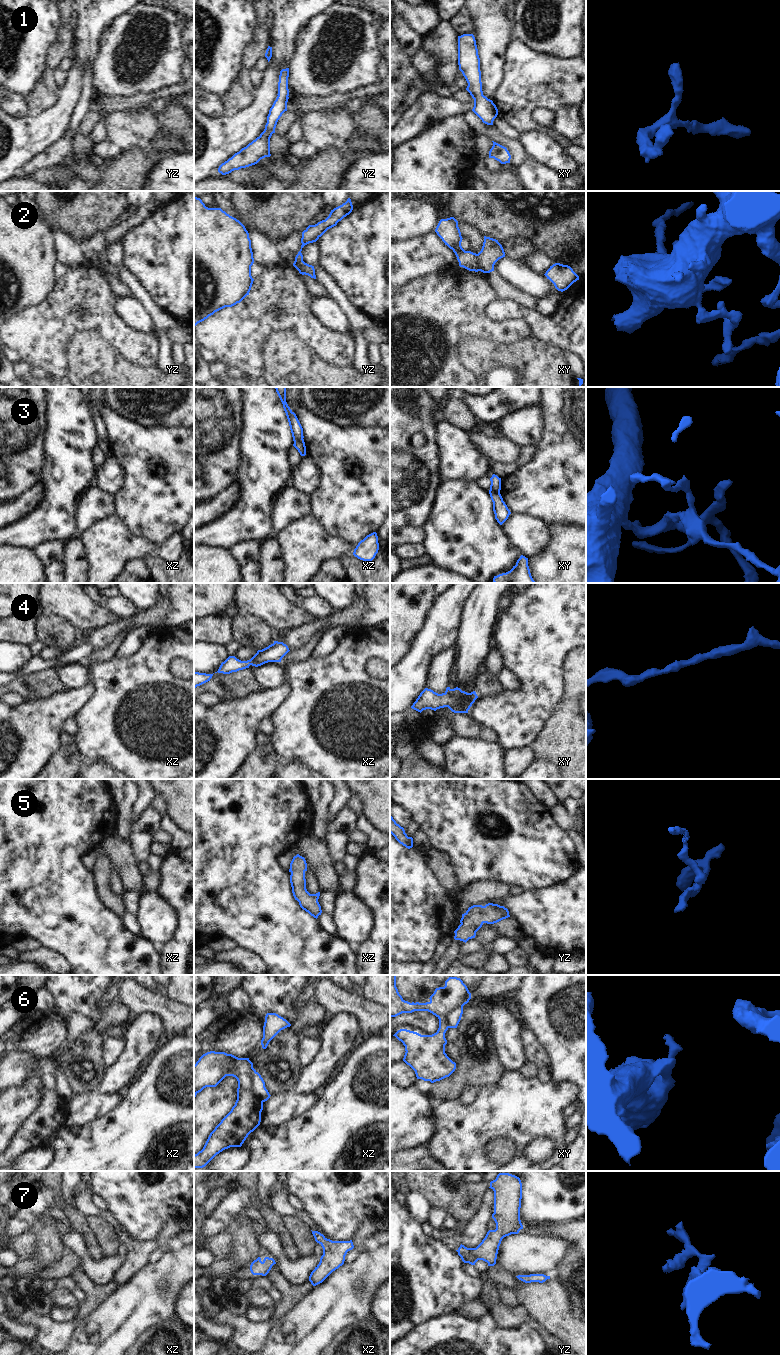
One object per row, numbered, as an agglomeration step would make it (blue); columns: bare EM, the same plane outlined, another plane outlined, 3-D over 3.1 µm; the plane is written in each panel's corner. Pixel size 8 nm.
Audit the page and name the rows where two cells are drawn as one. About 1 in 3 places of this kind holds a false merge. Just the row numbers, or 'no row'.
2, 3, 6

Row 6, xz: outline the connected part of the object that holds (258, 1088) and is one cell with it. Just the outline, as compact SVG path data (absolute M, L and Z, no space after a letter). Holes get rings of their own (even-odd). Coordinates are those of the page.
M253 1069L251 1077L251 1091L262 1102L267 1101L271 1096L265 1087L263 1078L255 1069Z

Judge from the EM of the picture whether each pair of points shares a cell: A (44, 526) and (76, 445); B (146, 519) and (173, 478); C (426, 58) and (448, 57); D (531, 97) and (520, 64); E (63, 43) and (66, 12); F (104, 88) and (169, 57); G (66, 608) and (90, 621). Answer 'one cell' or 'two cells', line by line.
A: one cell
B: one cell
C: two cells
D: one cell
E: one cell
F: one cell
G: one cell

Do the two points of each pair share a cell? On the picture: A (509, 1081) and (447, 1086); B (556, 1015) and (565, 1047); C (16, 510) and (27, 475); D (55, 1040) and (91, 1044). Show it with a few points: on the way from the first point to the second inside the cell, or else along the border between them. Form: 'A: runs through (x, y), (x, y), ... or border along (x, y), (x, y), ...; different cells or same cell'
A: border along (505, 1071), (496, 1082), (483, 1085), (478, 1090); different cells
B: runs through (564, 1023), (565, 1039); same cell
C: border along (39, 479), (10, 502); different cells
D: border along (64, 1044), (52, 1057); different cells

